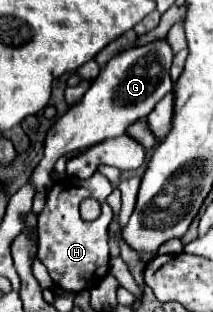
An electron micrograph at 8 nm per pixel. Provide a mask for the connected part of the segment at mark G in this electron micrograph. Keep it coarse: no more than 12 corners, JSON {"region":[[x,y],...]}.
{"region":[[167,40],[111,58],[47,132],[29,178],[125,134],[173,88]]}

